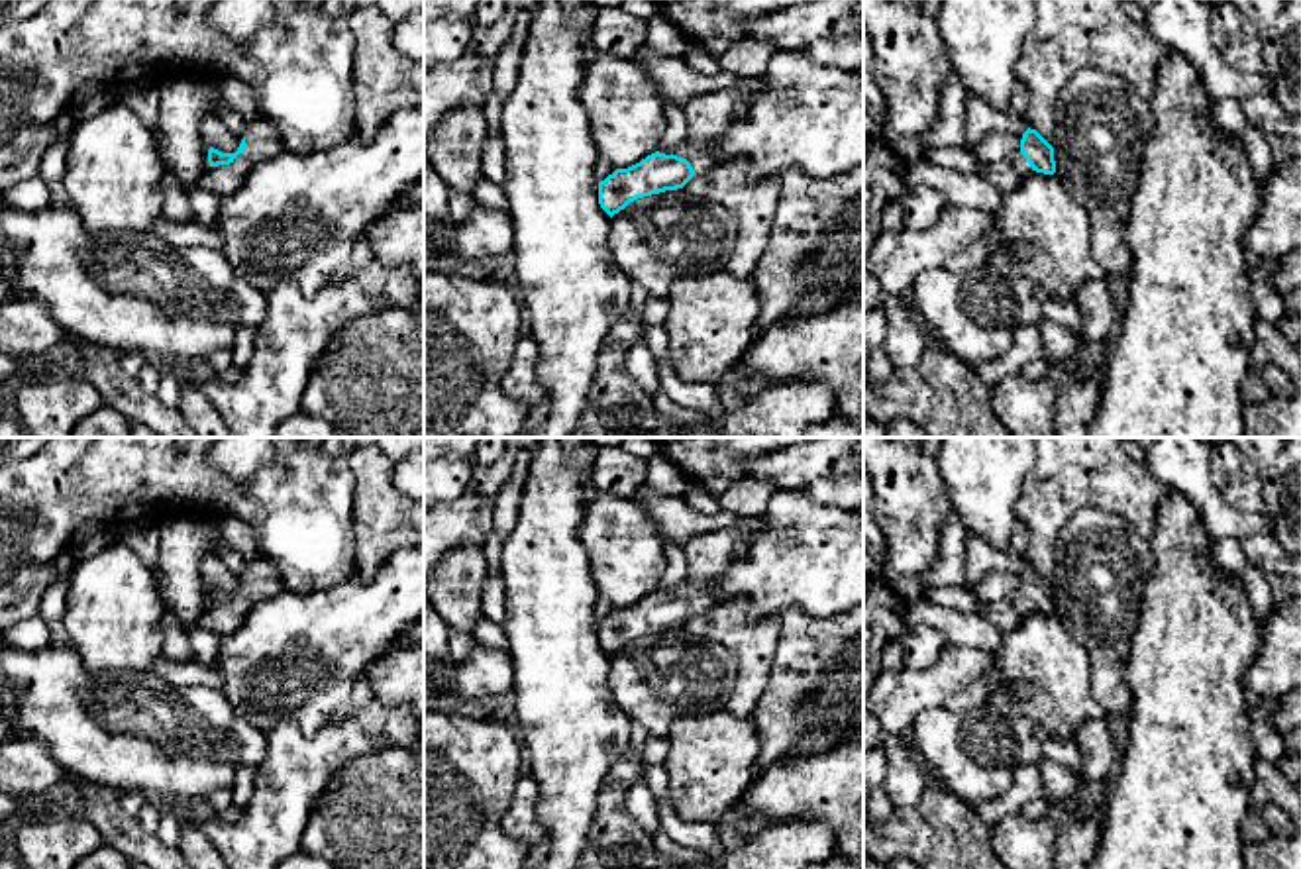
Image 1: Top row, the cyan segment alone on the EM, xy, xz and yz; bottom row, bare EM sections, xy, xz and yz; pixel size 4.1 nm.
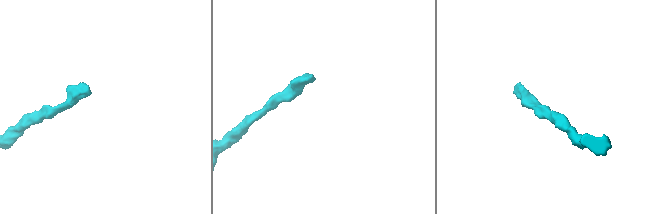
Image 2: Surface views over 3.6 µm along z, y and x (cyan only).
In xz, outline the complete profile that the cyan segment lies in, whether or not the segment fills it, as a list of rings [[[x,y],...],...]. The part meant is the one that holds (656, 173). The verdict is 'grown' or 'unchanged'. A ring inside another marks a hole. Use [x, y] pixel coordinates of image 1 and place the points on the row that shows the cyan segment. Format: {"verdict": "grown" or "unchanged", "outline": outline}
{"verdict": "grown", "outline": [[[759,77],[736,78],[726,90],[695,96],[685,108],[687,141],[675,155],[651,153],[598,182],[598,204],[612,218],[630,202],[683,188],[697,173],[714,165],[712,147],[736,118],[736,106],[757,90]]]}

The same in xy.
{"verdict": "grown", "outline": [[[265,120],[249,124],[235,153],[222,153],[214,147],[208,149],[210,169],[198,188],[228,196],[243,184],[245,175],[257,163],[283,151],[283,141],[273,124]]]}

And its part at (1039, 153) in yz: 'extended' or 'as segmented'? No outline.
extended

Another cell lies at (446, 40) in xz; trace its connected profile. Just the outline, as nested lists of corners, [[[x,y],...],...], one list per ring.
[[[438,18],[424,22],[424,71],[457,61],[475,31],[473,22]]]

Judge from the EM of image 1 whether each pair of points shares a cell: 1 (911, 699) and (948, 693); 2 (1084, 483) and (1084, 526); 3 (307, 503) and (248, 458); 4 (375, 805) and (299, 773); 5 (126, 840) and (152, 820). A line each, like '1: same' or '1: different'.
1: same
2: different
3: different
4: different
5: different

